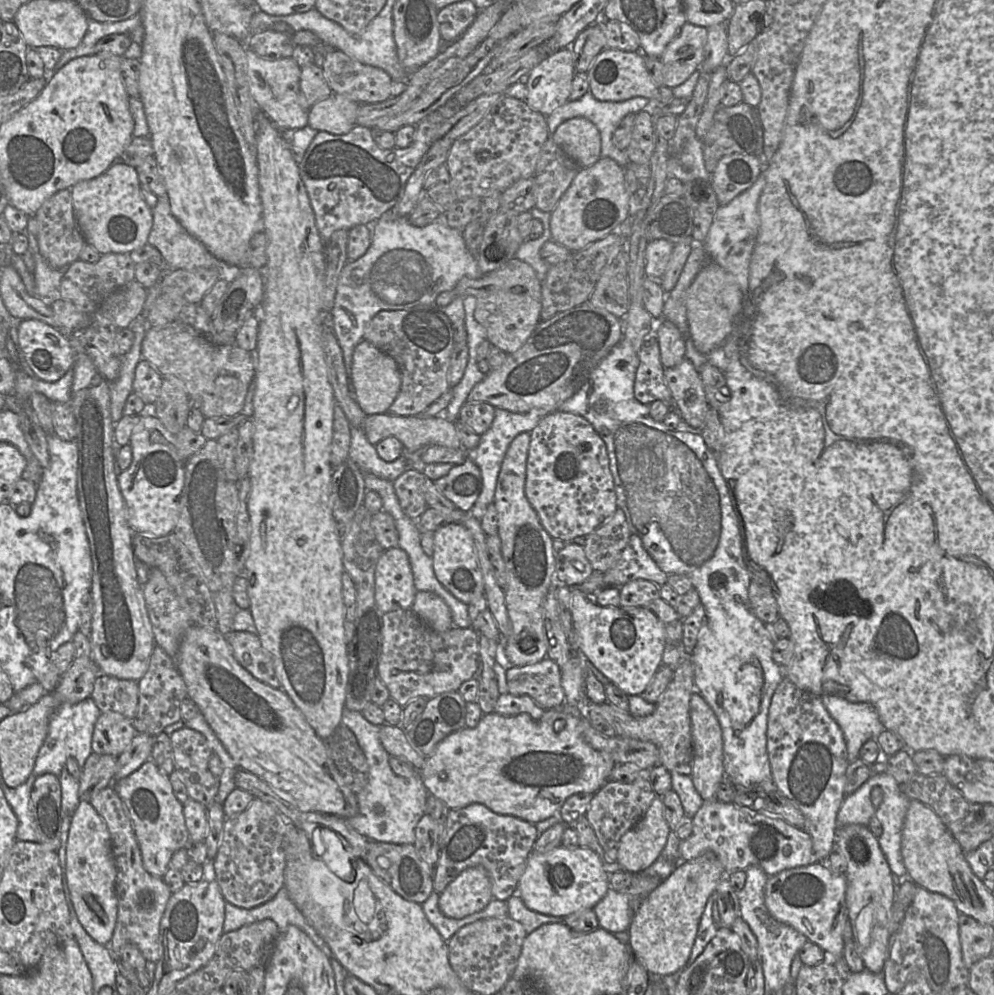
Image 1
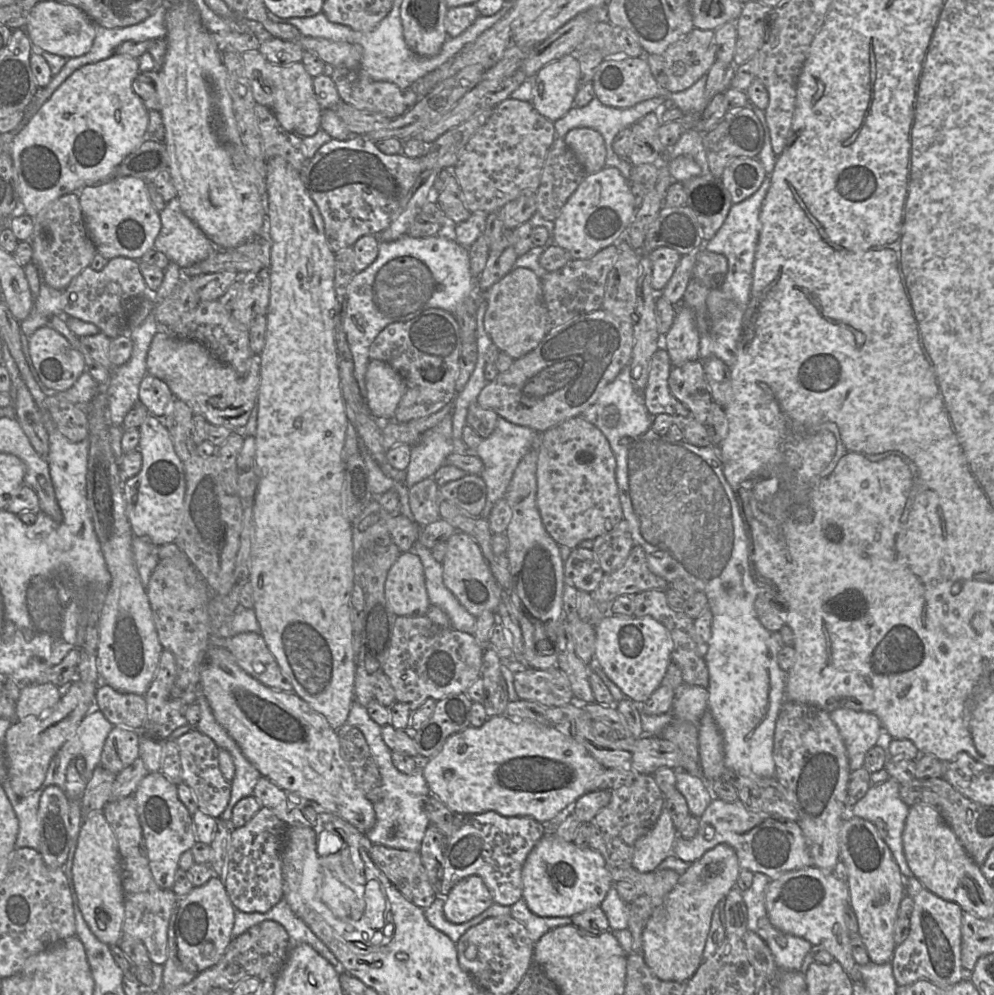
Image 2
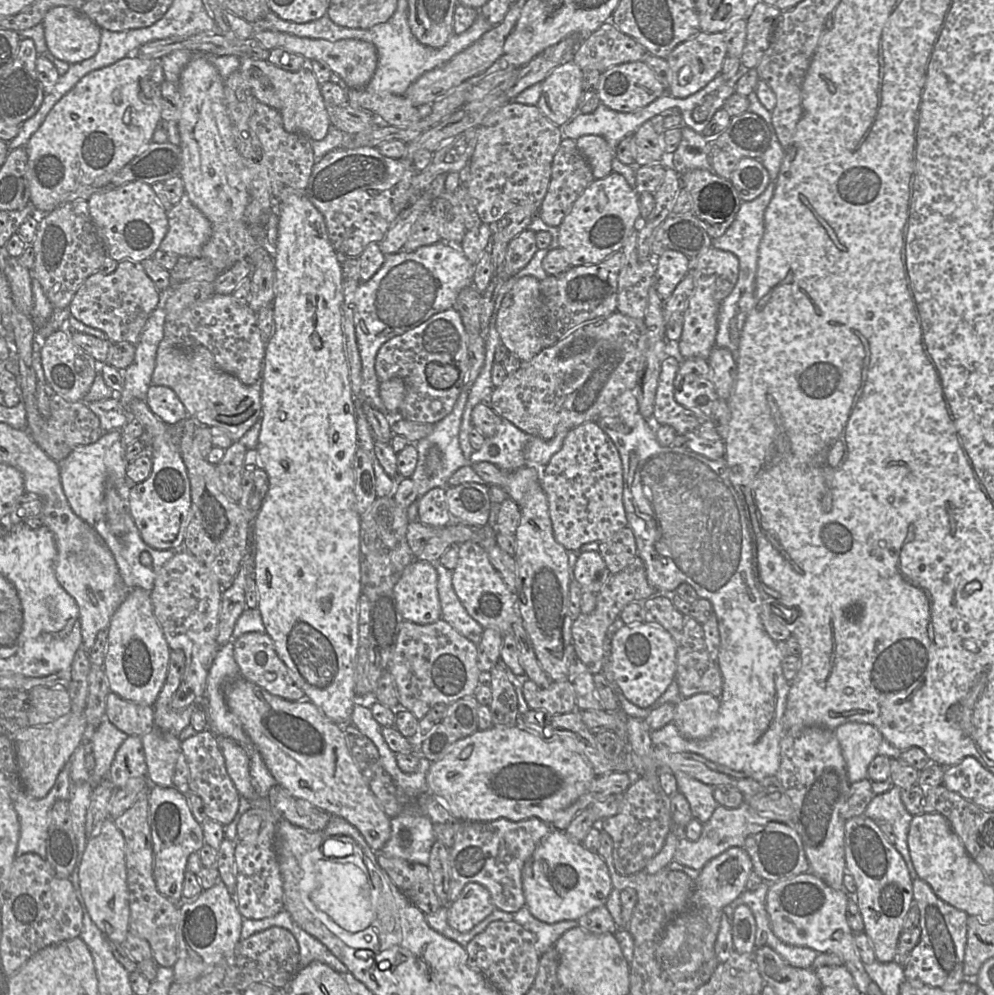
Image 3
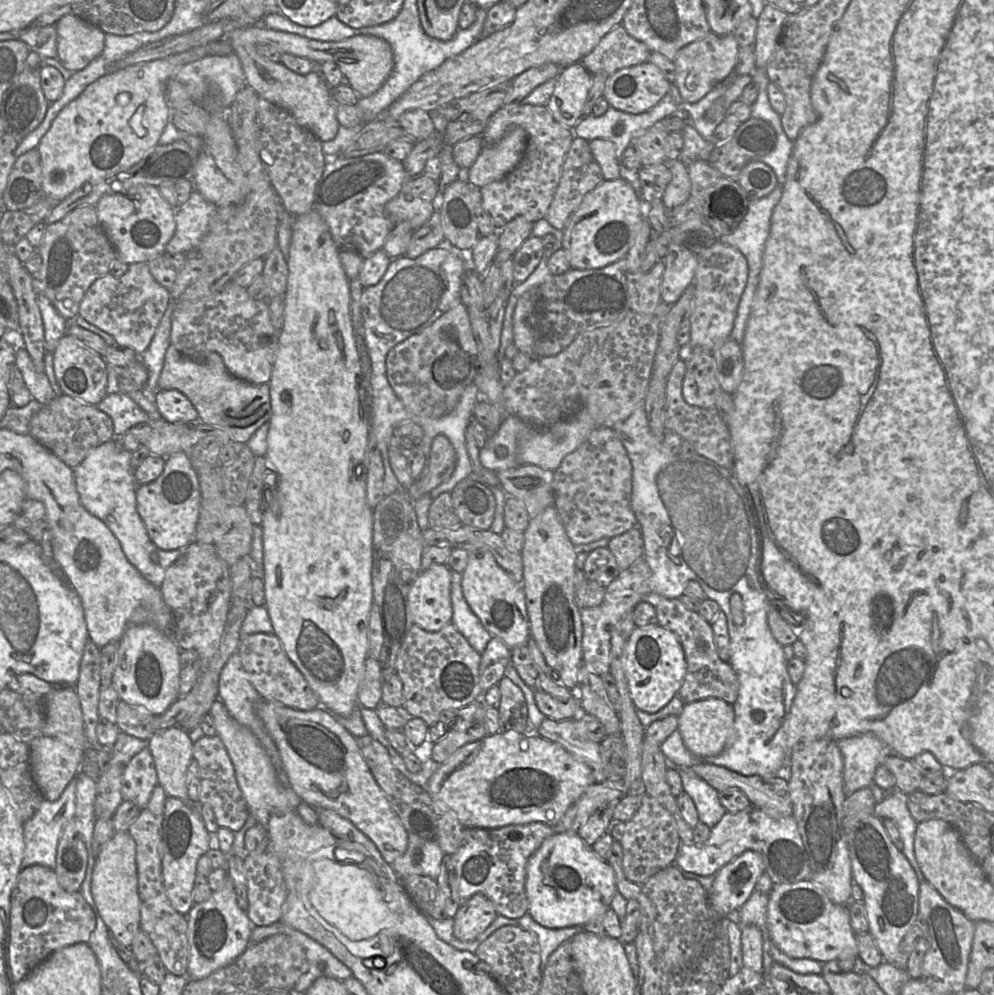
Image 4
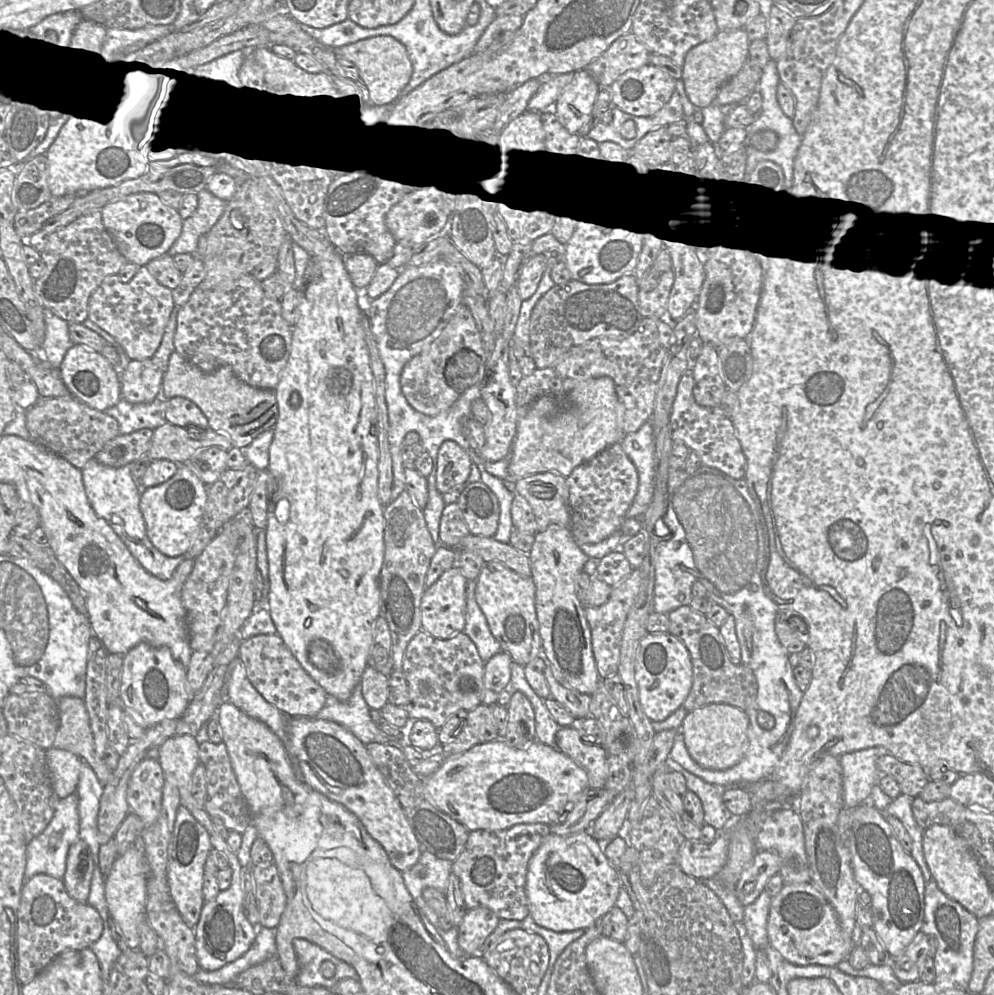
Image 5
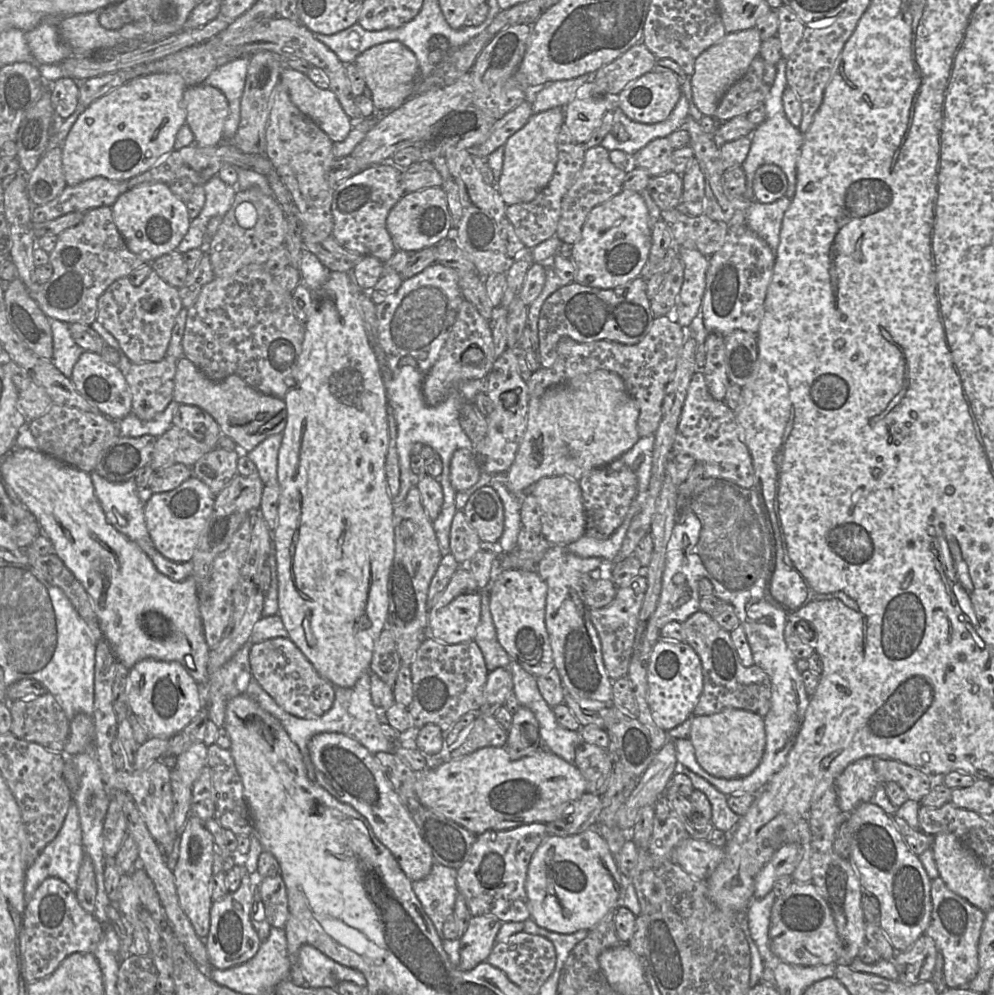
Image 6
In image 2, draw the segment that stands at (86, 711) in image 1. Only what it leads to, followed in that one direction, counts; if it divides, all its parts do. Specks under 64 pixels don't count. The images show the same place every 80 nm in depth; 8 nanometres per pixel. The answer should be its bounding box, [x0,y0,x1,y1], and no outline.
[42,709,113,792]

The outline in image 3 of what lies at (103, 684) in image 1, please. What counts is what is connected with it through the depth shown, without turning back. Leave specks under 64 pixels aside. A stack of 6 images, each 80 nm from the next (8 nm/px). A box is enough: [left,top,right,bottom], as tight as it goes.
[106,691,155,737]

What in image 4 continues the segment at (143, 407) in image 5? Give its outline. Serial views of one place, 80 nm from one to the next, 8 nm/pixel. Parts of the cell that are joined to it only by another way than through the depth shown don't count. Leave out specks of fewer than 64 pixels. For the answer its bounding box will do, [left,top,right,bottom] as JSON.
[96,391,150,437]

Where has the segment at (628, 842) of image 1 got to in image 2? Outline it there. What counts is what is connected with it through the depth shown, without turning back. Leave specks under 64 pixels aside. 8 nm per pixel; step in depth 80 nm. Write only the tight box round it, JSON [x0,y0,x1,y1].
[632,809,679,873]

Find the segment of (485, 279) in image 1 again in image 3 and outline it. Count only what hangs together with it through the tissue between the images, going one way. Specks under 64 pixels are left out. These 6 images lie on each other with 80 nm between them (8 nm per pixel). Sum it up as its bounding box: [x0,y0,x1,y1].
[495,276,543,361]

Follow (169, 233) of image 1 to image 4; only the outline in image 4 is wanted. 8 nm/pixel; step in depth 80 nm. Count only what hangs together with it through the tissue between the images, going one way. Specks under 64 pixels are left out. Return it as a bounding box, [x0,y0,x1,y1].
[165,190,217,253]

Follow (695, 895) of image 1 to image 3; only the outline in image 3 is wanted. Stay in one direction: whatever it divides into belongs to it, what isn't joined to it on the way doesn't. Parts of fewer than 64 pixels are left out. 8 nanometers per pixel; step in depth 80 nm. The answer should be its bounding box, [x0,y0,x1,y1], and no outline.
[656,847,753,978]

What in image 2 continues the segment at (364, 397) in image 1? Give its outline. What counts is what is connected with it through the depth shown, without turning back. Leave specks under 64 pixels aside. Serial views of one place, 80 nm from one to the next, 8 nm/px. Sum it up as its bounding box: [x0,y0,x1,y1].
[365,360,405,421]

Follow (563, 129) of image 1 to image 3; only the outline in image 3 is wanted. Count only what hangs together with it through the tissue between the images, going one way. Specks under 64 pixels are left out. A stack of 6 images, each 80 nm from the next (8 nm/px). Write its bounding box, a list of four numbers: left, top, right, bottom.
[575,135,612,179]

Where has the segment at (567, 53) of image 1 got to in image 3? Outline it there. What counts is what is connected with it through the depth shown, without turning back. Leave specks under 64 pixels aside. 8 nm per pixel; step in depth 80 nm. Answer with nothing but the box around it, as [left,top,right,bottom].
[536,60,583,126]

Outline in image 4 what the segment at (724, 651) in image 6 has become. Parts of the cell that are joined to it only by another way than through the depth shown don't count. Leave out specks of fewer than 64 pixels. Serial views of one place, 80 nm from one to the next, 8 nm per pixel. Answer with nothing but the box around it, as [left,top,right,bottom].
[644,593,739,705]

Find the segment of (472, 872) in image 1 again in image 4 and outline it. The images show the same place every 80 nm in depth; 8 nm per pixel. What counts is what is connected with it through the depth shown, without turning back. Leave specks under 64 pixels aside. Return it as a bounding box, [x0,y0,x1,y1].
[454,894,497,941]

